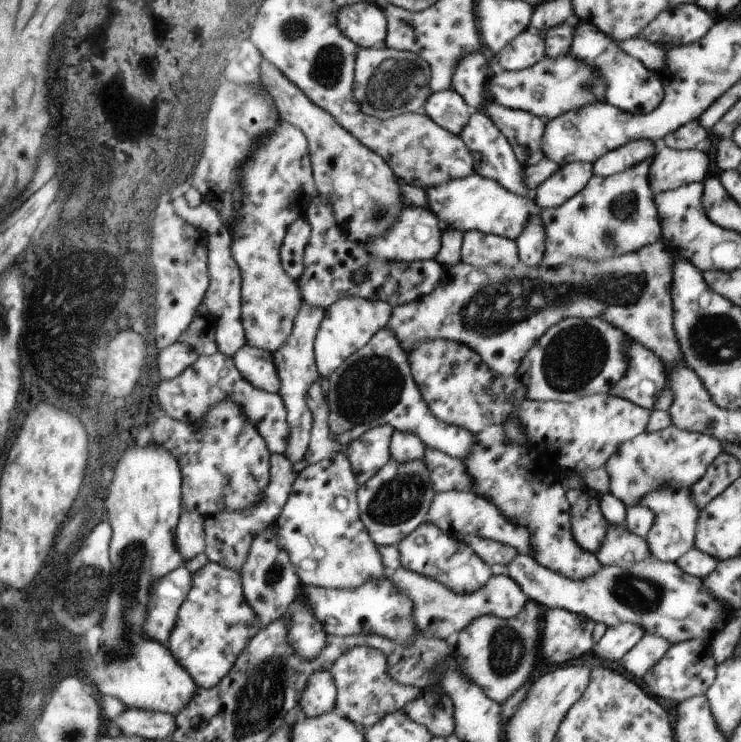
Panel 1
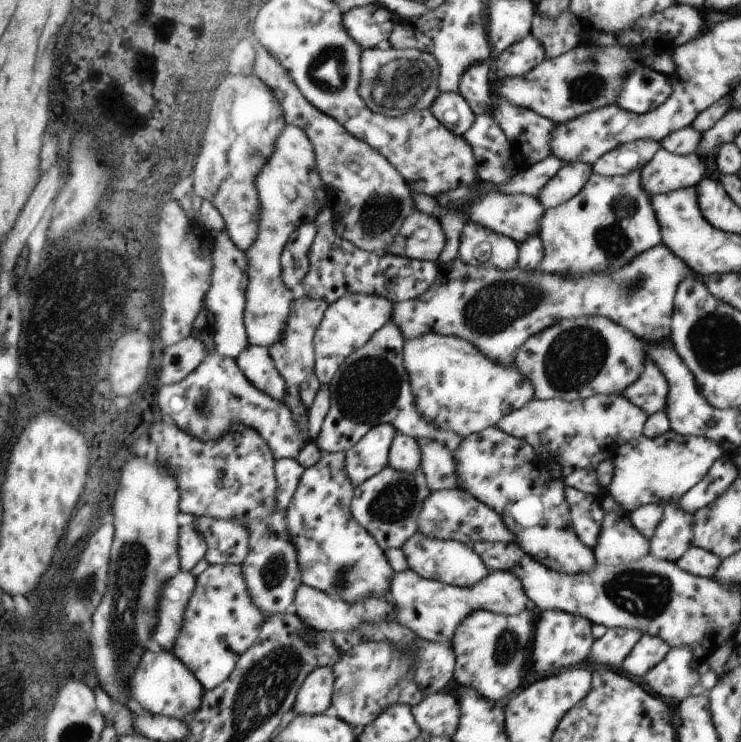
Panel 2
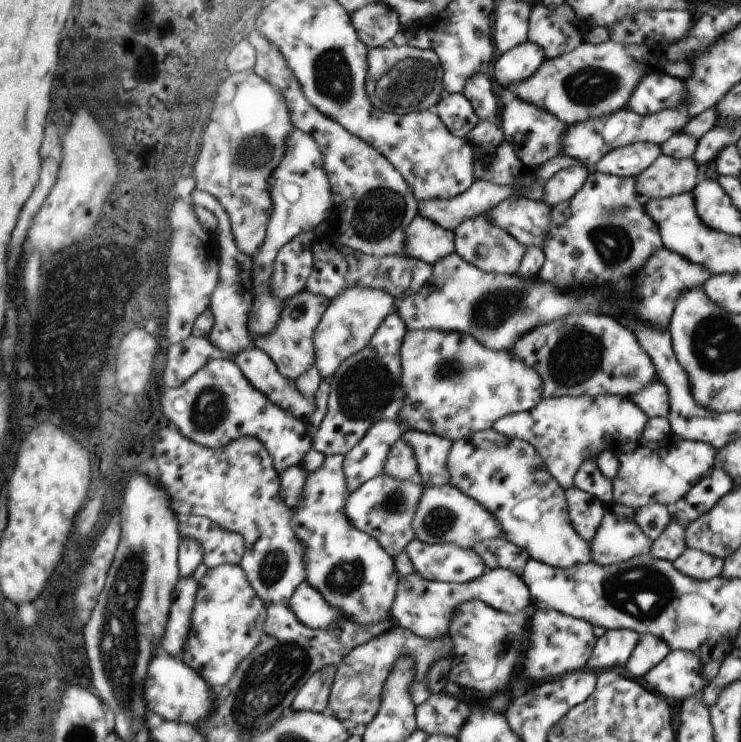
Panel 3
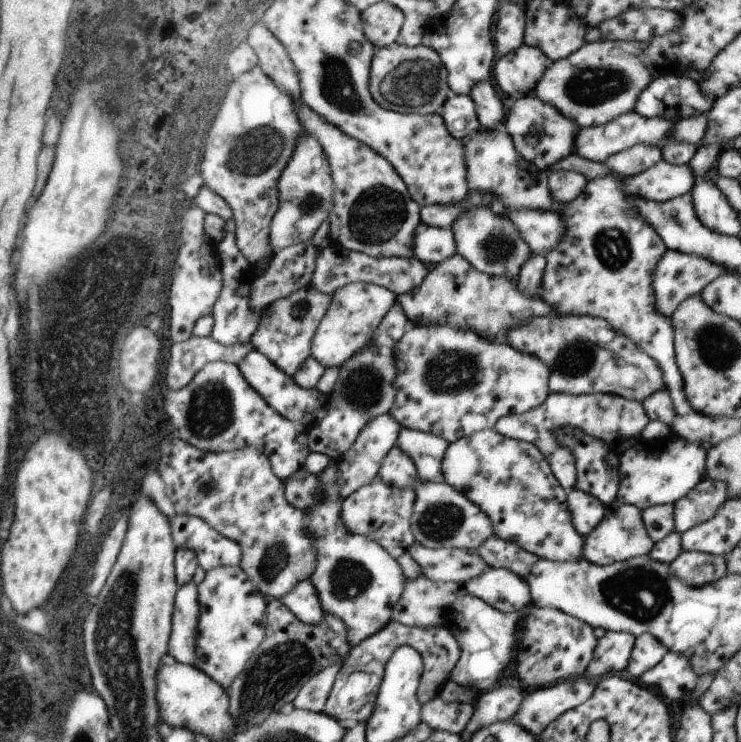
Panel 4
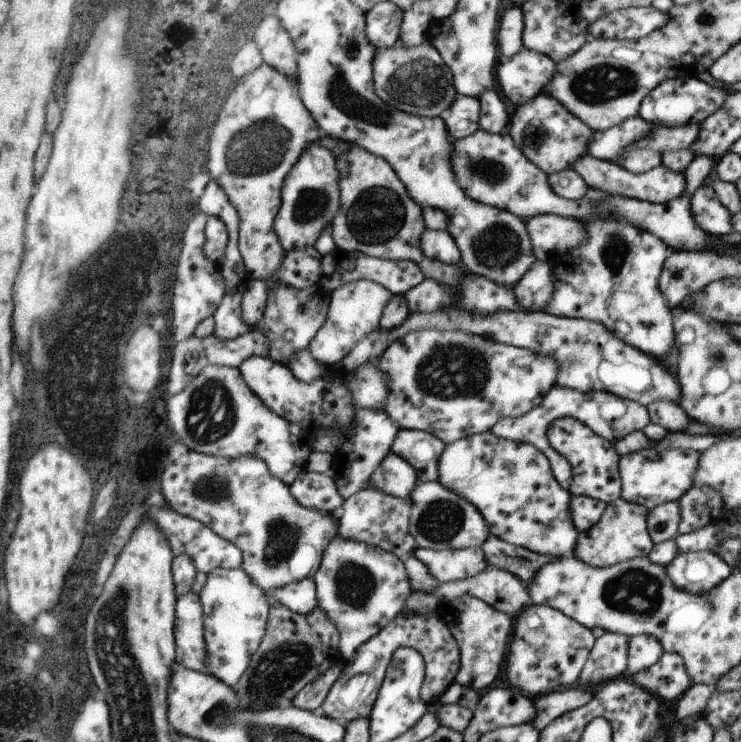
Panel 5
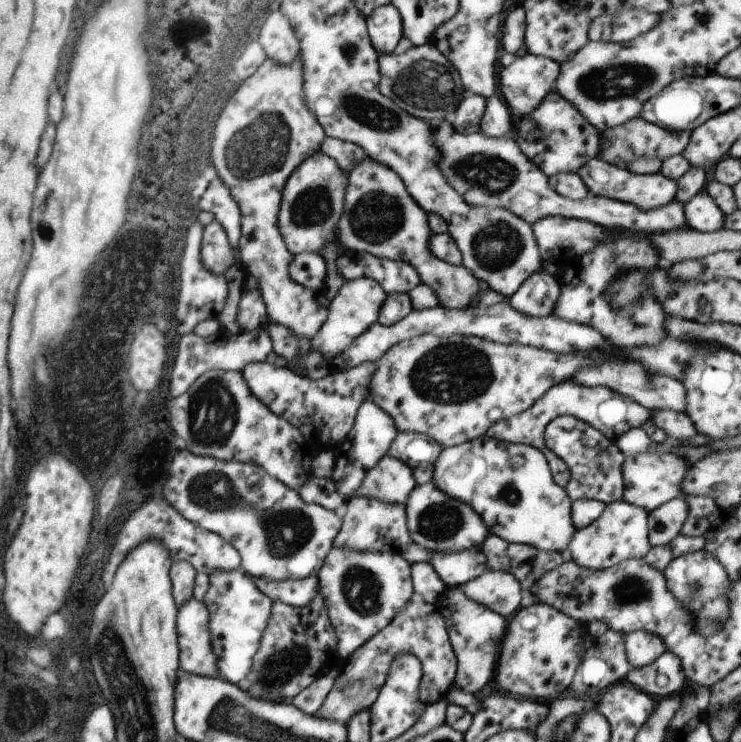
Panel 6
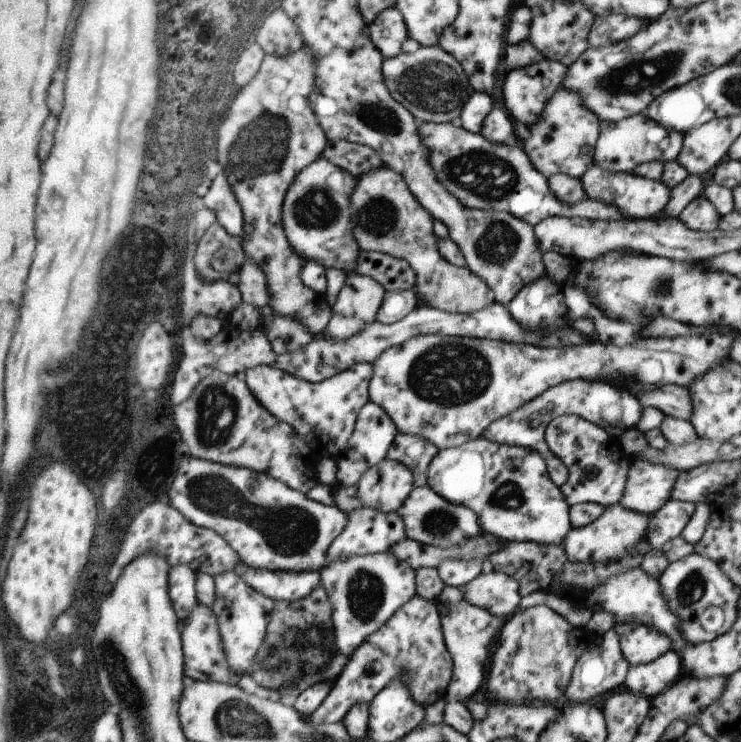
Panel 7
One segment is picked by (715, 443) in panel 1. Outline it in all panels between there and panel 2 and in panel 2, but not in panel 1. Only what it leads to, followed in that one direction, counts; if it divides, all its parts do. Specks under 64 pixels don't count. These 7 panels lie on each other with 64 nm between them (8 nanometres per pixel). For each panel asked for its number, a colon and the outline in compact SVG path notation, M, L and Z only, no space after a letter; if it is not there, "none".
2: M671 428L659 438L647 438L641 434L637 440L623 444L611 458L613 478L609 482L607 494L611 494L627 514L645 504L677 500L697 486L721 456L721 446L703 436L681 436Z

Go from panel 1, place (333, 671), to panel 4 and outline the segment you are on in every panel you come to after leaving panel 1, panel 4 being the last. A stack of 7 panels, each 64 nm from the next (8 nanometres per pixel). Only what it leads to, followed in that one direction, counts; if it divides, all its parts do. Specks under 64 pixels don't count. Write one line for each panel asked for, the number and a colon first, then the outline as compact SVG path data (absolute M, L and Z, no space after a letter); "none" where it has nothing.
2: M363 642L359 646L349 648L337 664L333 664L333 676L335 676L335 692L333 692L333 704L327 710L327 714L333 714L335 718L345 720L353 726L369 726L373 720L377 720L383 712L387 712L393 706L415 706L419 704L425 694L409 680L409 656L395 652L385 642Z
3: M395 628L383 636L371 638L369 642L365 642L361 646L355 646L349 654L345 654L345 658L337 666L337 674L335 674L335 680L331 686L329 706L327 706L325 714L331 714L339 720L347 720L351 726L371 724L373 718L379 714L385 682L401 658L409 658L413 662L413 680L409 686L409 698L413 700L415 706L419 706L431 696L431 692L425 686L425 674L429 672L431 664L441 656L453 658L453 642L449 640L449 636L441 638L441 640L425 640L403 628Z
4: M389 622L381 632L369 636L357 646L351 646L349 656L339 664L341 668L337 672L337 678L335 678L335 684L323 714L335 720L343 720L347 724L367 724L375 712L375 704L379 702L379 690L383 684L383 672L387 668L387 662L399 648L413 648L417 652L421 660L421 674L417 682L417 702L429 704L429 700L433 700L433 696L439 694L439 688L453 674L453 666L459 658L457 638L453 638L445 626L421 630L421 628L405 628L403 624Z

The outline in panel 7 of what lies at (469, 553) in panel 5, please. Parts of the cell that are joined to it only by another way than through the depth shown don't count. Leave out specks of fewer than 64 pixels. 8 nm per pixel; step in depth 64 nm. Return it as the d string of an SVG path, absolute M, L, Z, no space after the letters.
M443 560L437 566L437 574L447 588L463 588L481 574L481 560Z

